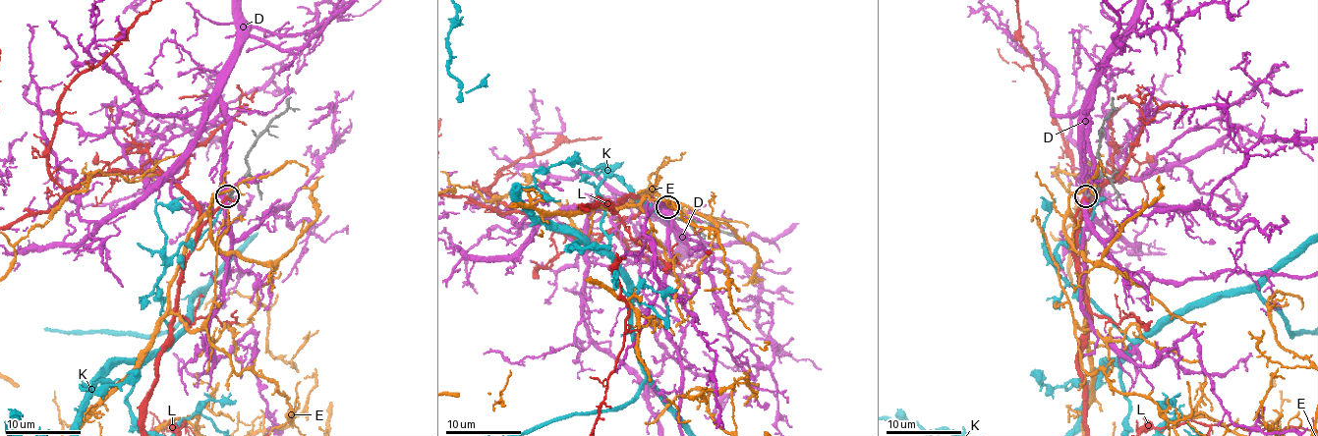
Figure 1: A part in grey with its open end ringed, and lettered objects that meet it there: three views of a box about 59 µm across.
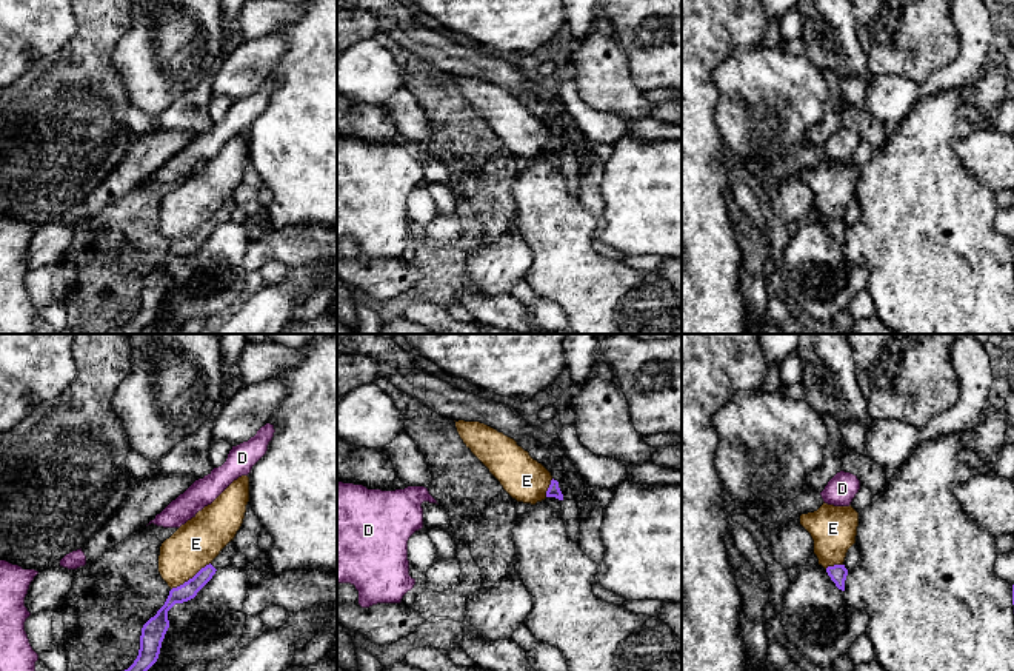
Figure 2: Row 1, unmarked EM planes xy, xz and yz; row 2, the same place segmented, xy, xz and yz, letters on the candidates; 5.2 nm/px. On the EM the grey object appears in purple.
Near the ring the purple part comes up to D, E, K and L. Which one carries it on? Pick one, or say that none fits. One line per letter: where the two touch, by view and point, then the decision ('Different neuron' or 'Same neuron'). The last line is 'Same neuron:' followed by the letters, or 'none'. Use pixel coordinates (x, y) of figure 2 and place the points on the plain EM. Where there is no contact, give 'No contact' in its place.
D: No contact. Different neuron
E: Touches purple at xy (190, 234). Different neuron
K: No contact. Different neuron
L: No contact. Same neuron
Same neuron: L

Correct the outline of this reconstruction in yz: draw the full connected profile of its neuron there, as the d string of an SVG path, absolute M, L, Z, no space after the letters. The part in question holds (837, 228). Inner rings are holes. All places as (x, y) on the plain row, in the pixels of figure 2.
M834 220L826 223L828 231L836 239L836 242L842 246L845 246L845 235L848 231L848 225L845 220Z

